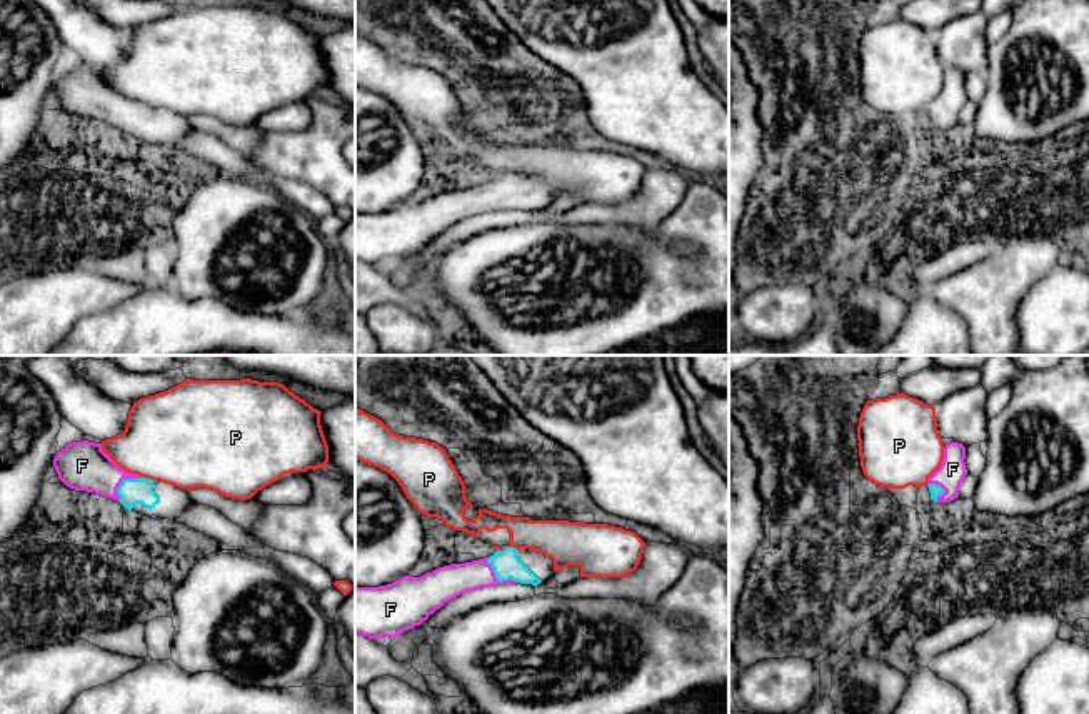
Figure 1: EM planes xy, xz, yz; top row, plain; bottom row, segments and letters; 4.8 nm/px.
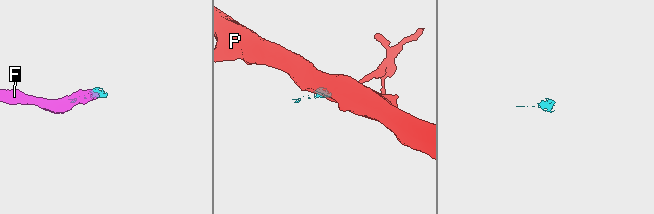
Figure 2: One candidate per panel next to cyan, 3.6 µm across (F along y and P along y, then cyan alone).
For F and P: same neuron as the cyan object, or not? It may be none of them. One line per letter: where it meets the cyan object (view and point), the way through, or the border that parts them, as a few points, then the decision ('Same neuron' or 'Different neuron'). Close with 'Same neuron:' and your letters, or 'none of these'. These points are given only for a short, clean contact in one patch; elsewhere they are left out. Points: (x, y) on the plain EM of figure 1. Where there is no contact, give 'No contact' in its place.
F: Touches cyan at xz (497, 206). Same neuron
P: Touches cyan at xy (149, 105). Boundary: xy (140, 102), (155, 107). Different neuron
Same neuron: F

